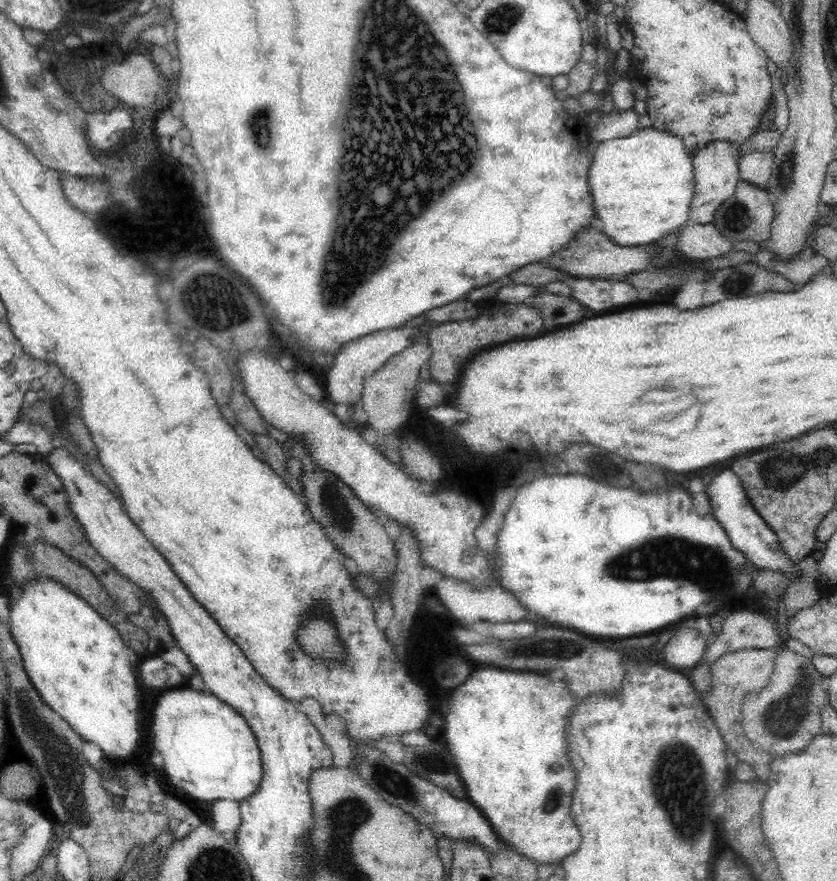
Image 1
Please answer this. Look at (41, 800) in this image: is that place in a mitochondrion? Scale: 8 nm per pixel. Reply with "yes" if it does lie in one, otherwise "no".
no

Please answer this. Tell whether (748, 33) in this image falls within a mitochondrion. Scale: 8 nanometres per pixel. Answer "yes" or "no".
no

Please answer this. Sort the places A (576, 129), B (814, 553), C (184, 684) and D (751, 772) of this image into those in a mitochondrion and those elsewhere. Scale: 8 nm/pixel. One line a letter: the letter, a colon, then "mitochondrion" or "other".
A: other
B: other
C: other
D: other

